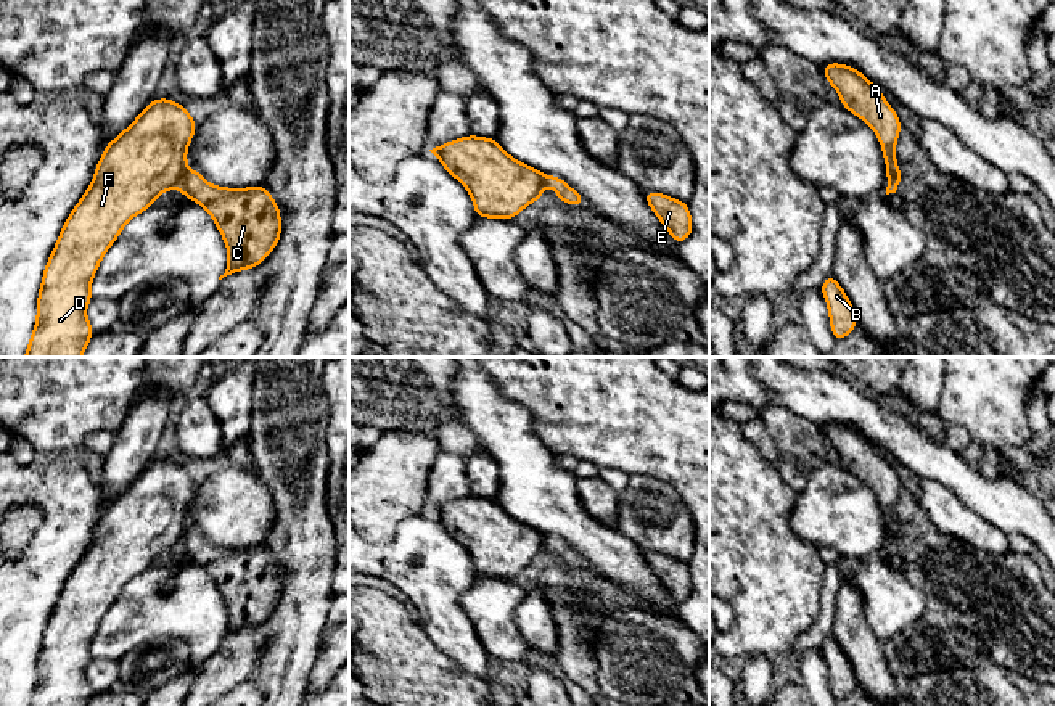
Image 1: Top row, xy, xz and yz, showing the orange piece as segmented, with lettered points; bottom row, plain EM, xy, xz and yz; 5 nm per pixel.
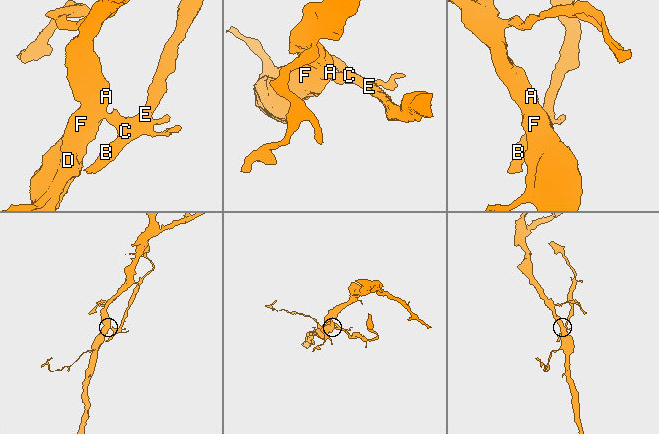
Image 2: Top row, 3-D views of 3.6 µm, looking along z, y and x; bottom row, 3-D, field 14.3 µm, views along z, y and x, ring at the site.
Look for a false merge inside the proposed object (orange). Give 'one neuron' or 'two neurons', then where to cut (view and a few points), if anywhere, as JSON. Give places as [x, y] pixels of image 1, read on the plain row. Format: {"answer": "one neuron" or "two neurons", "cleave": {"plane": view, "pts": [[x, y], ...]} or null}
{"answer": "two neurons", "cleave": {"plane": "xy", "pts": [[185, 528], [179, 547]]}}

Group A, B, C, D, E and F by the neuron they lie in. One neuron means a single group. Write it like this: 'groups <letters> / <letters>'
groups A D F / B C E

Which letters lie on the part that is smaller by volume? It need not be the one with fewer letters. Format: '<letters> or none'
B, C, E

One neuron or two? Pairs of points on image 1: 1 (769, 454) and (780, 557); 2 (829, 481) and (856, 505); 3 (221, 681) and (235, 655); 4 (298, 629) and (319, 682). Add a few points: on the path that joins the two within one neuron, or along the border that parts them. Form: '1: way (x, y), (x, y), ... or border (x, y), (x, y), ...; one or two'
1: border (743, 438), (775, 467); two
2: way (835, 488), (849, 502); one
3: way (221, 674), (233, 661); one
4: border (324, 629), (319, 639), (319, 655), (306, 689); two

